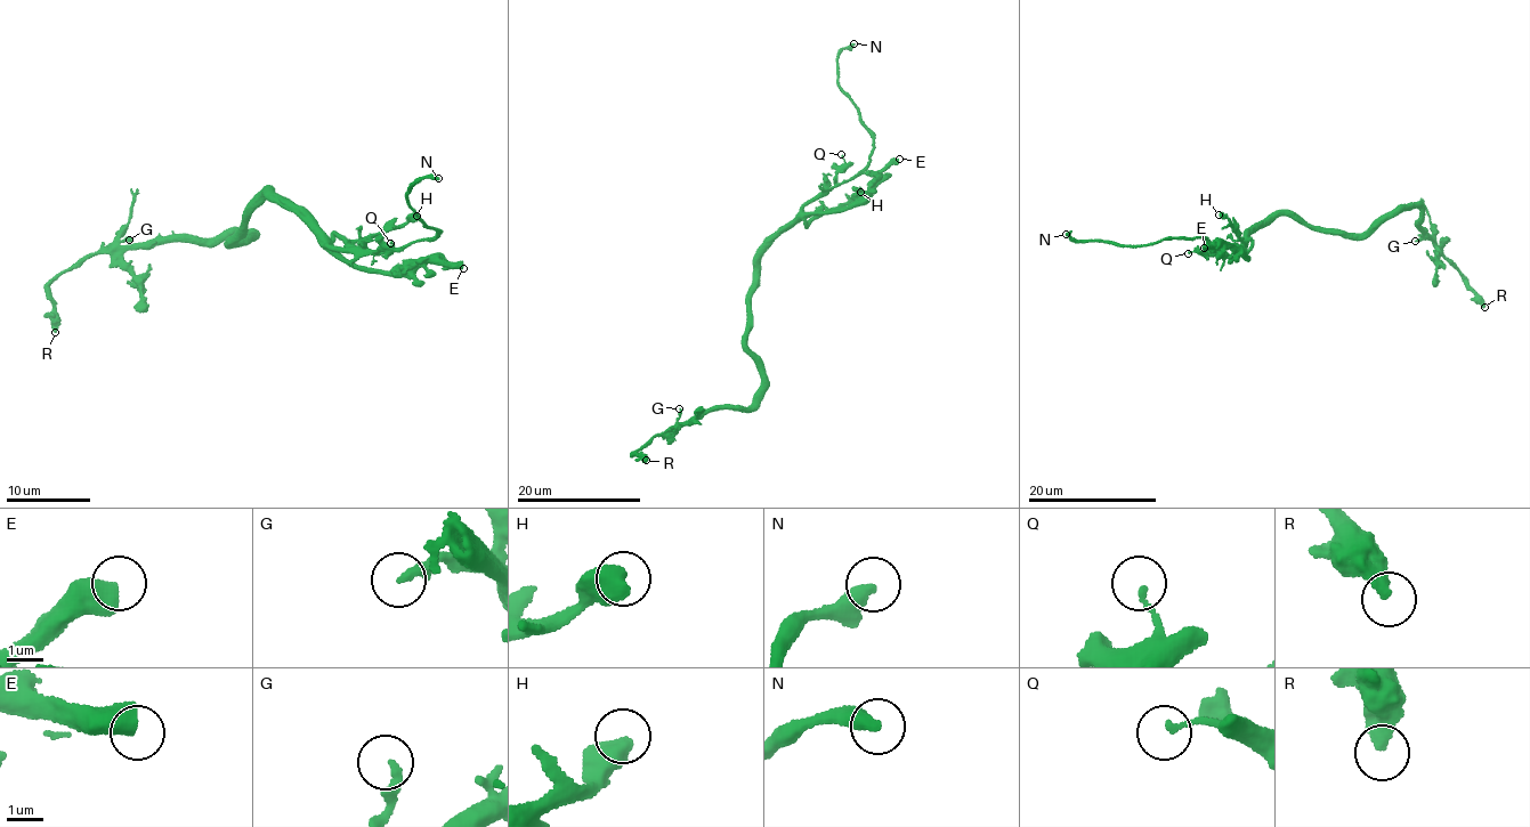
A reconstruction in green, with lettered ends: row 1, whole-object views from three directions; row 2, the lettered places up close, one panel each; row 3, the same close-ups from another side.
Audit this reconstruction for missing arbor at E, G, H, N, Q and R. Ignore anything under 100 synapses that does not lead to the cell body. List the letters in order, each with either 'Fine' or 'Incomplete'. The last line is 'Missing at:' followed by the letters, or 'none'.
E: Fine
G: Fine
H: Fine
N: Incomplete
Q: Fine
R: Fine
Missing at: N

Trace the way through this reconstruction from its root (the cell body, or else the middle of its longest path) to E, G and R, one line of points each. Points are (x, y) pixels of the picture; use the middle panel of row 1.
E: (754, 282), (755, 258), (780, 229), (811, 216), (848, 208), (899, 159)
G: (754, 282), (746, 347), (761, 380), (758, 397), (746, 407), (713, 406), (680, 426), (676, 424), (679, 408)
R: (754, 282), (746, 347), (761, 380), (758, 397), (746, 407), (713, 406), (656, 434), (633, 453), (646, 460)

